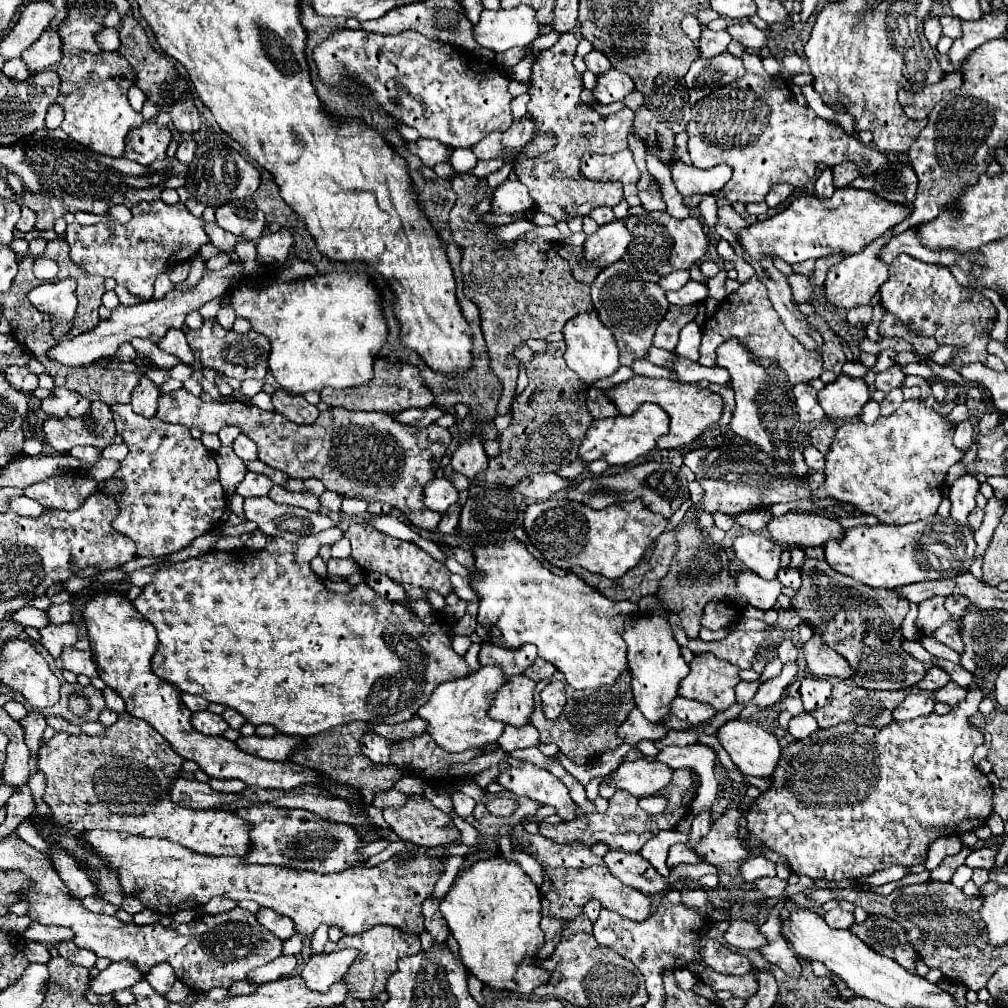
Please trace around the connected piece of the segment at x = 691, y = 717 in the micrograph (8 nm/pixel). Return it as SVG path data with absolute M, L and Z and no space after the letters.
M677 697L673 701L673 715L683 719L689 725L699 725L699 723L709 721L715 715L715 711L707 703L697 703L685 697Z

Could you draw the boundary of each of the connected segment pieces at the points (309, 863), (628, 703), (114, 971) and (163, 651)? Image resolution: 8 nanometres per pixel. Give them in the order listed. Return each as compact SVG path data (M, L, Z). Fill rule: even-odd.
M269 803L235 809L237 817L249 821L251 847L243 857L247 863L267 863L279 867L291 867L295 871L337 873L347 867L357 867L363 857L357 855L359 835L349 825L329 823L305 809L279 809Z
M629 671L623 673L613 687L599 687L599 689L585 689L585 691L575 691L575 689L567 687L565 711L561 711L561 715L555 721L547 721L543 717L540 693L545 685L547 685L547 681L537 683L537 687L535 687L535 711L531 715L531 725L535 725L539 729L541 743L555 743L561 749L561 753L577 765L585 765L593 757L621 745L621 739L617 737L617 727L619 727L619 723L623 723L627 719L627 715L635 707Z
M119 961L119 963L111 963L97 977L89 977L87 991L93 991L93 993L113 993L113 991L125 989L125 987L131 987L139 979L143 979L143 975L139 973L137 967L133 967L127 961Z
M331 527L331 529L321 531L317 535L309 535L309 539L297 539L295 543L289 543L285 539L271 539L267 543L267 547L261 551L249 551L249 549L239 549L239 551L229 551L229 553L209 551L209 553L203 553L199 557L191 557L187 561L181 561L181 563L161 565L153 573L151 583L145 585L141 589L141 593L137 595L137 599L133 601L133 607L145 619L149 619L153 623L153 627L157 629L157 635L159 635L159 647L157 647L157 653L153 655L153 663L151 663L153 673L157 677L161 677L163 681L175 685L181 691L203 695L207 701L223 703L223 705L239 711L255 727L269 723L283 735L309 737L309 735L317 735L321 731L327 731L329 727L337 727L337 725L343 725L343 723L355 721L355 719L361 719L361 721L371 723L371 725L377 725L377 723L393 725L393 723L409 721L411 717L415 717L417 709L429 701L429 695L435 691L435 687L439 683L453 681L453 679L459 679L459 677L471 673L465 659L461 655L457 655L451 647L451 641L455 635L451 631L453 625L447 621L447 617L437 615L429 627L413 611L409 611L405 605L393 603L387 597L373 593L373 589L367 583L359 583L347 593L331 593L321 583L321 579L313 573L309 561L317 555L321 546L332 546L342 537L343 533L337 527Z

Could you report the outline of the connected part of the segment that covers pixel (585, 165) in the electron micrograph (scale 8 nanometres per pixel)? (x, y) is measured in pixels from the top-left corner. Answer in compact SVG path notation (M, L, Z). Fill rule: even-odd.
M629 149L613 155L583 155L581 173L591 181L621 181L623 185L637 183L641 177Z

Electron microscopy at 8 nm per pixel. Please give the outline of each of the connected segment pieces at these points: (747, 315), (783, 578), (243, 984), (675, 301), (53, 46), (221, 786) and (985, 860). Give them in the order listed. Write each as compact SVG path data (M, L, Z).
M753 275L747 279L735 293L731 293L727 299L721 301L715 315L707 319L703 325L703 341L701 341L701 365L715 365L715 349L723 341L737 337L745 347L749 347L757 357L767 357L777 361L777 365L787 373L789 383L809 383L811 379L817 379L823 371L823 359L819 351L809 351L805 345L801 345L789 331L785 331L785 325L781 319L777 319L777 311L773 311L773 305L769 303L765 285Z
M781 569L777 579L785 585L785 587L793 587L799 589L801 587L801 571L799 569Z
M247 980L236 981L229 988L229 995L248 995L253 993L256 987Z
M689 281L685 287L681 287L679 291L669 291L667 293L667 301L671 305L677 307L685 307L685 305L701 305L705 303L705 299L709 297L709 289L705 283L697 283L697 281Z
M45 29L41 37L23 51L21 59L29 67L31 73L49 69L61 61L61 39L55 29Z
M209 779L207 783L221 793L239 793L245 789L245 783L237 779Z
M981 847L975 849L967 859L965 859L967 867L981 867L981 869L991 869L995 865L995 849L991 847Z

